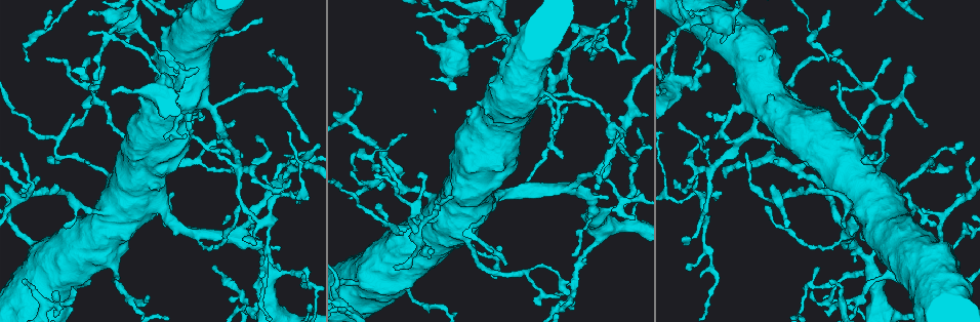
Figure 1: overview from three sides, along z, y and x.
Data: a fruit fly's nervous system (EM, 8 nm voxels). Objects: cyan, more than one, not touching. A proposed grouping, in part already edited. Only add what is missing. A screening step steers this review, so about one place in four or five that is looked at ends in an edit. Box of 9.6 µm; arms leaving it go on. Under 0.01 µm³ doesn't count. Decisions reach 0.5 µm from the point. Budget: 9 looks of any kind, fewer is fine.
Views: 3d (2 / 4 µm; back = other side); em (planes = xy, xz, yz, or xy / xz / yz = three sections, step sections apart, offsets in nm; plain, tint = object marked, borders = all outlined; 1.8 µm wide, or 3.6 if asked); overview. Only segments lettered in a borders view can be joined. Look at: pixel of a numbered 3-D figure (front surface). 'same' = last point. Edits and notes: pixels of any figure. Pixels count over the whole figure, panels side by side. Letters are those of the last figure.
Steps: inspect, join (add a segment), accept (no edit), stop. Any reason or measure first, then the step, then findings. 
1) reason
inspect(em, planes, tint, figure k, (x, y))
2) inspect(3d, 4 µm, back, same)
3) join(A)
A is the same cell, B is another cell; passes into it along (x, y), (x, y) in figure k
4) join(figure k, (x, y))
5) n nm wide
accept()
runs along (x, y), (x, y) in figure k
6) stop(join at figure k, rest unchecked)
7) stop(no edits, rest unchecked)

thin end
inspect(3d, 4 µm, figure 1, (399, 177))

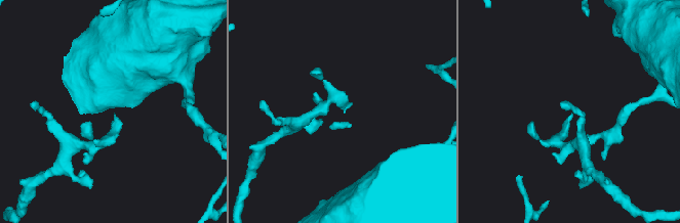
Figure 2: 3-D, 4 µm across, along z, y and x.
now the EM
inspect(em, planes, borders, figure 2, (572, 115))

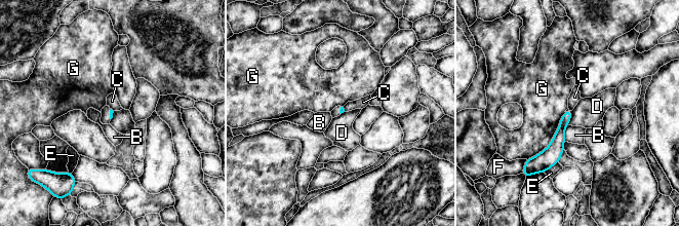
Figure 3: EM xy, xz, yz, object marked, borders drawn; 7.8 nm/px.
accept()
B, C, D, E, F and G are other cells; runs along (569, 112), (556, 147), (538, 164) in figure 3; none of them fits

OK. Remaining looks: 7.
thin end
inspect(em, yz, step 8, borders, figure 1, (230, 152))

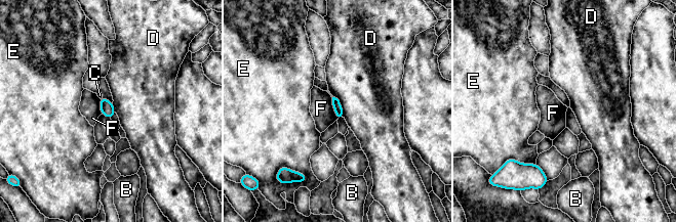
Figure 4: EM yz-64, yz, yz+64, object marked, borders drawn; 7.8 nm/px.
inspect(em, xz, step 4, borders, same)

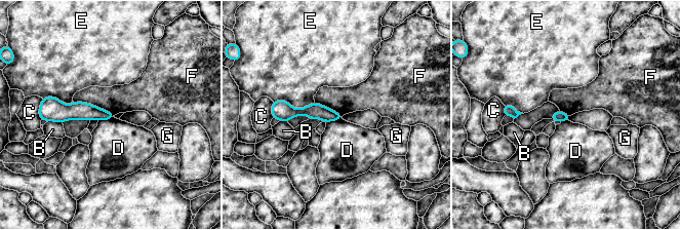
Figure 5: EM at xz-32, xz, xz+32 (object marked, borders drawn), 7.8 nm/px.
accept()
B, C, D, E, F and G are other cells; border along (74, 102), (87, 102), (114, 115) in figure 5; no lettered segment goes on from it

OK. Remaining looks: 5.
inspect(em, planes, borders, figure 1, (682, 239))

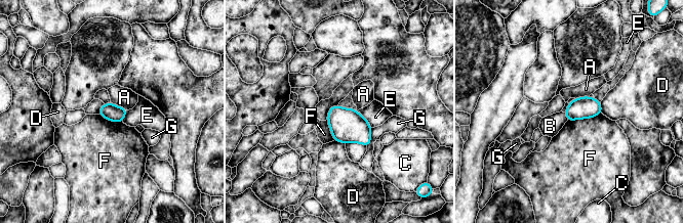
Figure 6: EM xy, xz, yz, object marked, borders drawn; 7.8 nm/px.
accept()
A, B, C, D, E, F and G are other cells; border along (564, 113), (567, 120) in figure 6; none of them fits

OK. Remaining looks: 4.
thin neck
inspect(3d, 2 µm, figure 1, (814, 33))

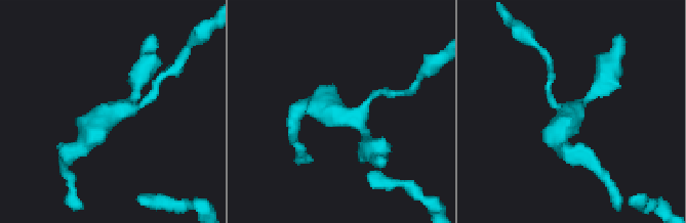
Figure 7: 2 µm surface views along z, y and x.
inspect(em, planes, borders, figure 7, (357, 114))

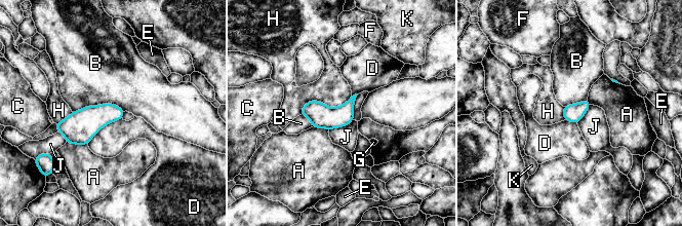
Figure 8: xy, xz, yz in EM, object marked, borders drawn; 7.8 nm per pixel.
140 nm wide
accept()
A, B, C, D, E, F, G, H, J and K are other cells; border along (351, 96), (299, 114) in figure 8; no lettered segment goes on from it

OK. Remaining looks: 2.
stop(no edits, rest unchecked)

